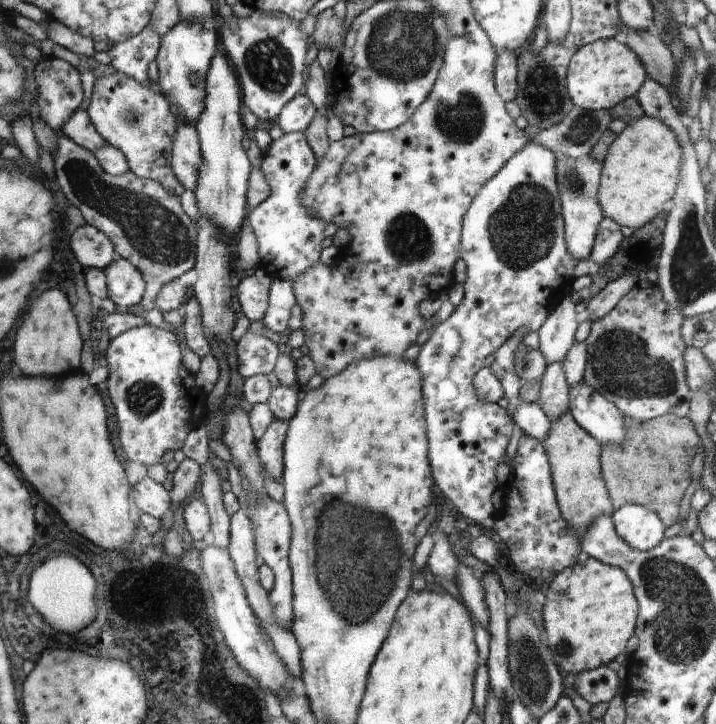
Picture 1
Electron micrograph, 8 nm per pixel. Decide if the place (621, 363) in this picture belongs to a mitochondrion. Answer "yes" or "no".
yes

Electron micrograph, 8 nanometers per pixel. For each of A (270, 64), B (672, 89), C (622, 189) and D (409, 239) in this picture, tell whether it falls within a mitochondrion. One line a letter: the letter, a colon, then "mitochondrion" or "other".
A: mitochondrion
B: other
C: other
D: mitochondrion

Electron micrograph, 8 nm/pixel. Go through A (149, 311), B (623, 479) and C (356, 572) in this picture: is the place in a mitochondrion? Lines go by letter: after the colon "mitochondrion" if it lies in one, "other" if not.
A: other
B: mitochondrion
C: mitochondrion

